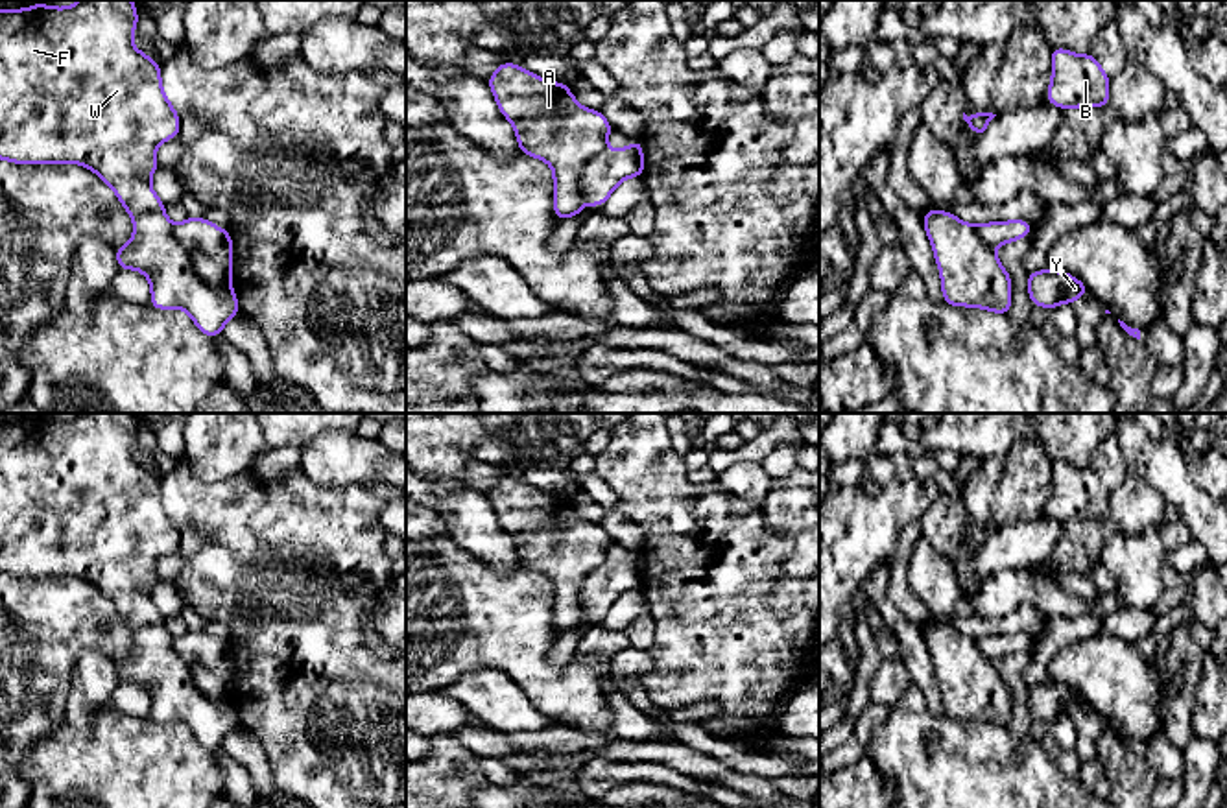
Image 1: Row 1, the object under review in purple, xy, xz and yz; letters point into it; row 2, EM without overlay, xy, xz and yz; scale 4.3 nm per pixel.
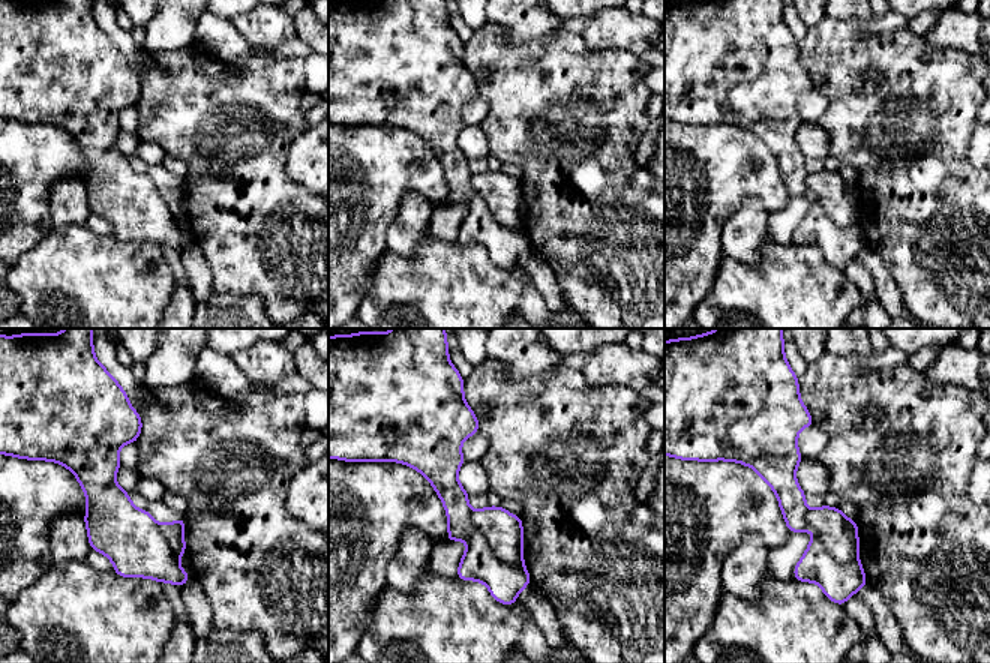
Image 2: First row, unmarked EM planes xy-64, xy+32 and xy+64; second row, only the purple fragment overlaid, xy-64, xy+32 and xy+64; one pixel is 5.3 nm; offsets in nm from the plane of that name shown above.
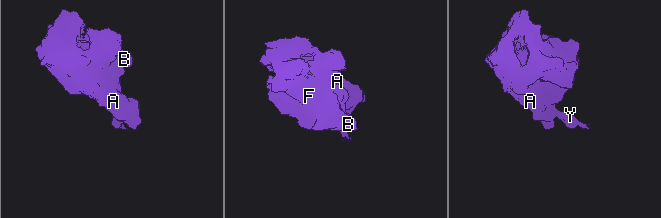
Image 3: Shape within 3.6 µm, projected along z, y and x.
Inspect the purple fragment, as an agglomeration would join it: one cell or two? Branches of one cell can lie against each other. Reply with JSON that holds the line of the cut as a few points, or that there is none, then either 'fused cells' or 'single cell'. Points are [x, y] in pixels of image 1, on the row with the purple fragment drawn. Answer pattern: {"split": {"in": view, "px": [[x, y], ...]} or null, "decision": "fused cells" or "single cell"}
{"split": {"in": "xy", "px": [[172, 225], [194, 270], [211, 285], [229, 286]]}, "decision": "fused cells"}

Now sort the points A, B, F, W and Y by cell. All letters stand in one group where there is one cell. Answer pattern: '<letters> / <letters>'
A B F W / Y

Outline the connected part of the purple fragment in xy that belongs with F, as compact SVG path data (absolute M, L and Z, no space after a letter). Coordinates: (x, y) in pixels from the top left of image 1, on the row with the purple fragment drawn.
M131 0L0 9L0 159L17 164L74 162L100 175L135 223L131 240L114 249L120 269L148 277L153 308L181 308L205 336L214 338L240 312L240 303L231 286L210 286L197 275L149 184L159 168L155 149L179 135L181 122L162 90L159 63L131 42L137 20Z

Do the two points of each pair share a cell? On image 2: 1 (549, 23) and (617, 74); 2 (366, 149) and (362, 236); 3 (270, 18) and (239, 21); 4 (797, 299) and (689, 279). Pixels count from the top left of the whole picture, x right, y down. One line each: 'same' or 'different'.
1: different
2: same
3: same
4: different

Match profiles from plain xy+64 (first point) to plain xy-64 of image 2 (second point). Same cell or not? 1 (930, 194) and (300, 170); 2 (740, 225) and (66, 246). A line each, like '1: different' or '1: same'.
1: different
2: different

